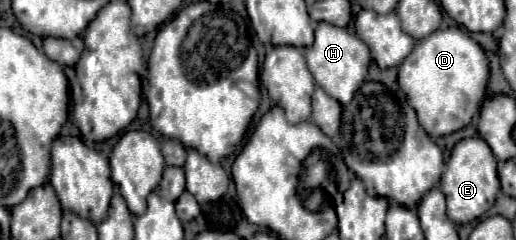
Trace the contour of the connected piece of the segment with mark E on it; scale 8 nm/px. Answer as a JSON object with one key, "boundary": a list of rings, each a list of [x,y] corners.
{"boundary":[[[465,138],[455,144],[447,168],[441,176],[441,192],[447,198],[447,214],[457,224],[477,220],[495,204],[499,192],[497,162],[483,138]]]}

